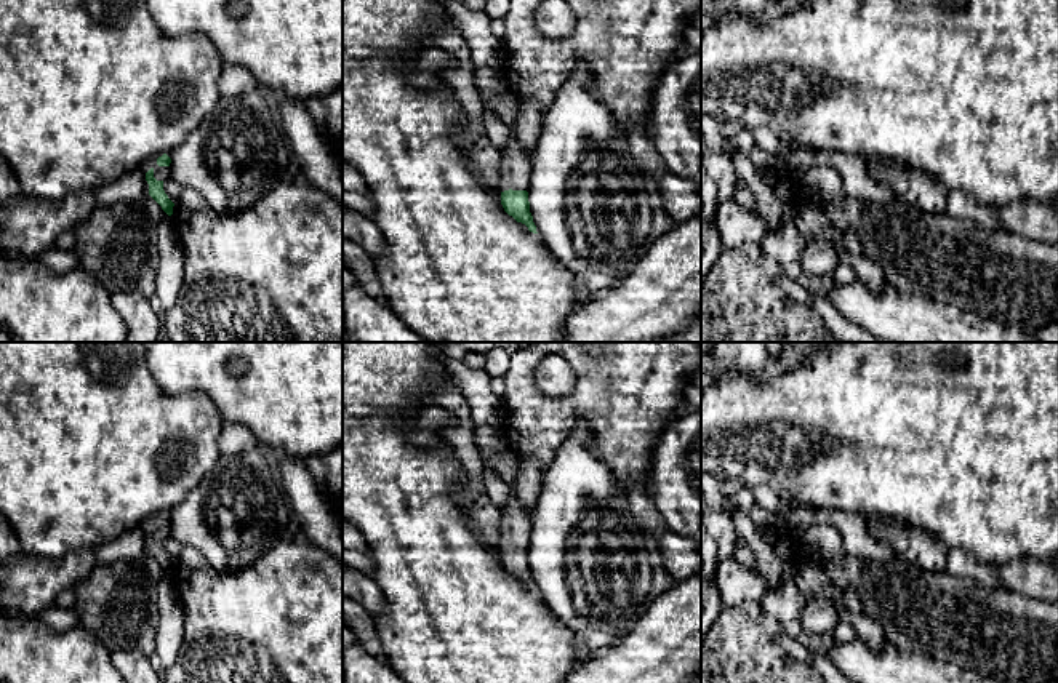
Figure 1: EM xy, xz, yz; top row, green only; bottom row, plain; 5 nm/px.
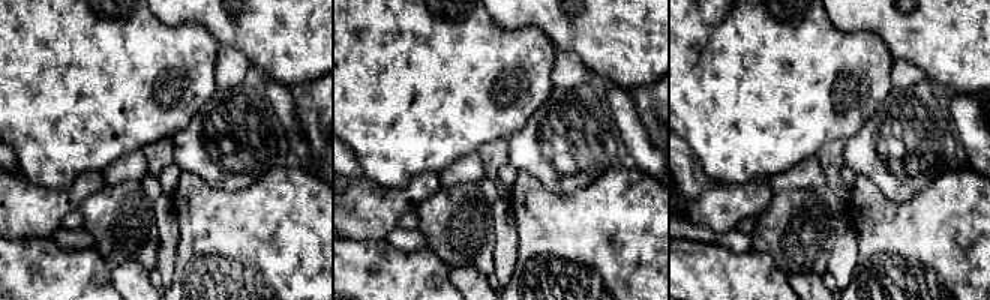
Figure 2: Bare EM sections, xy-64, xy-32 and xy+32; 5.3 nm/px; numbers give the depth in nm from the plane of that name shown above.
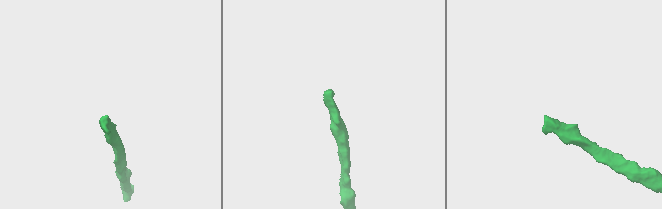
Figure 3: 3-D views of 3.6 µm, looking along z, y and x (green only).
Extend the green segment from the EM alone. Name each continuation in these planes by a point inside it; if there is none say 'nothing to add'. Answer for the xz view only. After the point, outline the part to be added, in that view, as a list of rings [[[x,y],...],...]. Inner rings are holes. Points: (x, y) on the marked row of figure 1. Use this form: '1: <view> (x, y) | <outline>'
1: xz (516, 167) | [[[512,138],[504,150],[501,150],[499,163],[499,192],[528,190],[533,160],[522,149],[519,141]]]

